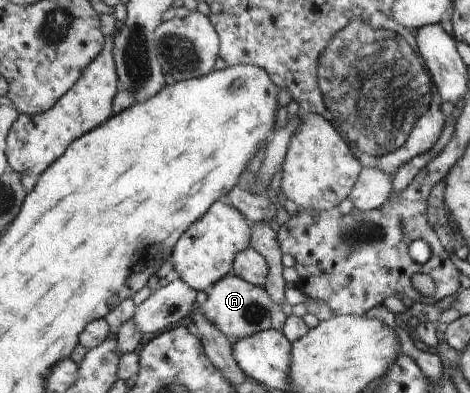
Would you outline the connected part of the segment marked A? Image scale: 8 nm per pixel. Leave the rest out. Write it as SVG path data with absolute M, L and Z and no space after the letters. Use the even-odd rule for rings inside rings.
M229 273L213 285L213 291L207 296L205 303L199 305L199 310L218 327L220 332L223 332L229 339L236 340L269 329L271 307L273 303L271 303L268 290L263 286L256 286L245 281L237 274Z

